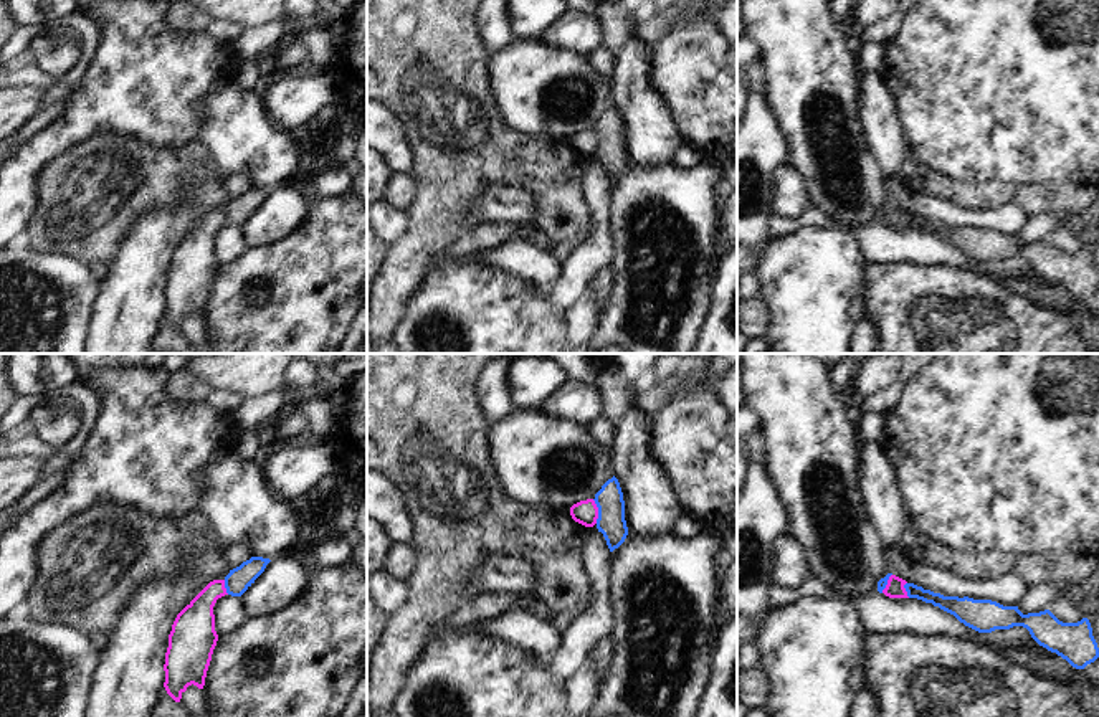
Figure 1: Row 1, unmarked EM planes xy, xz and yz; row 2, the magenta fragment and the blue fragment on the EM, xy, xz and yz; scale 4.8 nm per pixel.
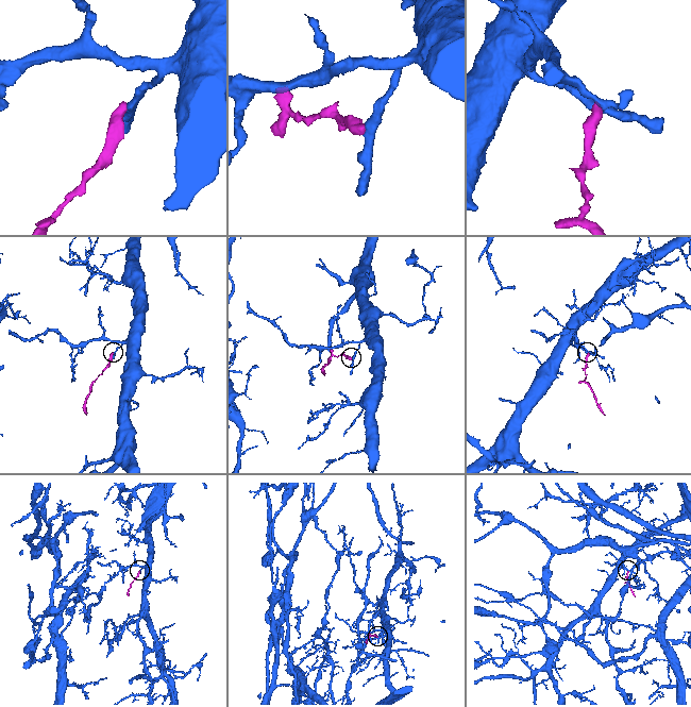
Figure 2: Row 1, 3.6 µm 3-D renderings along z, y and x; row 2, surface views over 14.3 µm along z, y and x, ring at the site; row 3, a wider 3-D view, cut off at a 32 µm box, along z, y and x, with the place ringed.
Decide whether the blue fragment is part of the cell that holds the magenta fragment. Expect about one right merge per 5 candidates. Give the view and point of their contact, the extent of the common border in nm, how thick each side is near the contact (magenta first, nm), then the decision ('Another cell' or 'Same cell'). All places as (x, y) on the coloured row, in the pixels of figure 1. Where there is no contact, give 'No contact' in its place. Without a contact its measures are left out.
Touches magenta at xz (597, 511). Shared border 120 nm. Thickness 120 nm (magenta) against 140 nm. Another cell

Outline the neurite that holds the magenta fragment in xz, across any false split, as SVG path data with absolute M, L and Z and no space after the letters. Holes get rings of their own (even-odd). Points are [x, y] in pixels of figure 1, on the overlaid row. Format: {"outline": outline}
{"outline": "M593 499L580 501L570 507L570 515L575 522L593 527L598 519L598 507Z"}

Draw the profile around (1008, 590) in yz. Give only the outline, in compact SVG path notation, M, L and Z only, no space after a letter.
M886 547L883 557L889 573L944 596L968 596L973 600L992 600L1003 606L1018 606L1030 590L1028 583L1016 575L1006 575L997 580L960 578L947 570L917 562L909 552L896 547Z

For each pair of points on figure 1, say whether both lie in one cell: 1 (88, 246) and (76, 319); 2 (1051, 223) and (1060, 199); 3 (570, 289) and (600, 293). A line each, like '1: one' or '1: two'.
1: two
2: two
3: two

